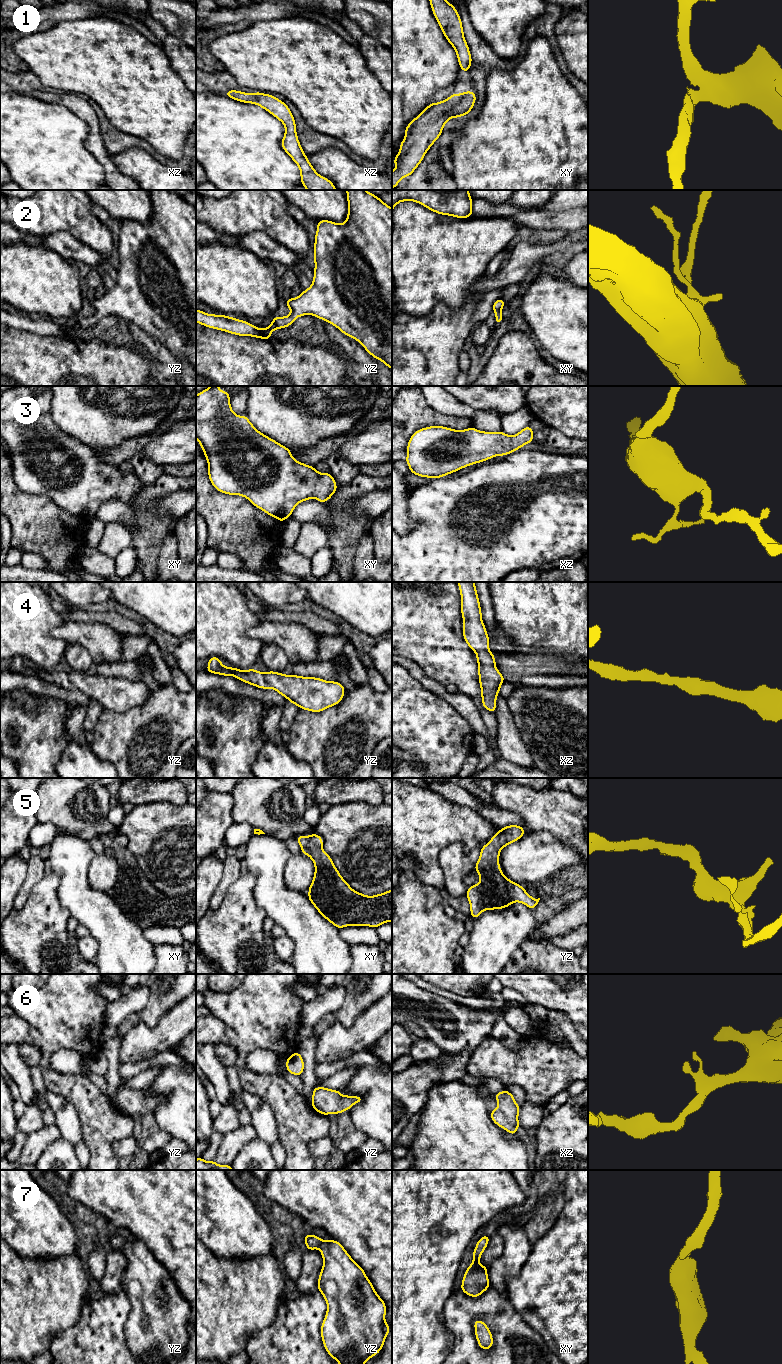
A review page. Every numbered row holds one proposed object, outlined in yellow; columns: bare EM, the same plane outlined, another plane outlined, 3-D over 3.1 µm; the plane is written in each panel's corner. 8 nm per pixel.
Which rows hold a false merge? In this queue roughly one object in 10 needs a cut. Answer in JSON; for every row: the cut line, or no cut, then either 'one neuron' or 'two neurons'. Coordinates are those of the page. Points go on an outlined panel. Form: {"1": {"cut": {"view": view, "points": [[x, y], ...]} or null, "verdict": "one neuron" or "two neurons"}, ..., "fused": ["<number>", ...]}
{"1": {"cut": null, "verdict": "one neuron"}, "2": {"cut": {"view": "yz", "points": [[291, 312], [296, 317]]}, "verdict": "two neurons"}, "3": {"cut": null, "verdict": "one neuron"}, "4": {"cut": null, "verdict": "one neuron"}, "5": {"cut": null, "verdict": "one neuron"}, "6": {"cut": null, "verdict": "one neuron"}, "7": {"cut": null, "verdict": "one neuron"}, "fused": ["2"]}

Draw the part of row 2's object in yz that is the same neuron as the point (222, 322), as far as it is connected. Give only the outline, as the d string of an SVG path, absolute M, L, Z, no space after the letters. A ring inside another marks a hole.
M196 309L196 322L227 333L238 336L251 336L255 338L269 340L271 339L271 332L276 329L289 327L296 317L293 313L288 316L280 317L279 315L272 319L270 326L260 329L245 320L239 320L234 317L226 315L207 314L201 310Z

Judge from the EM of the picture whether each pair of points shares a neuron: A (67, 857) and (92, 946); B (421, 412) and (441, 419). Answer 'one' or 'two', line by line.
A: two
B: one

